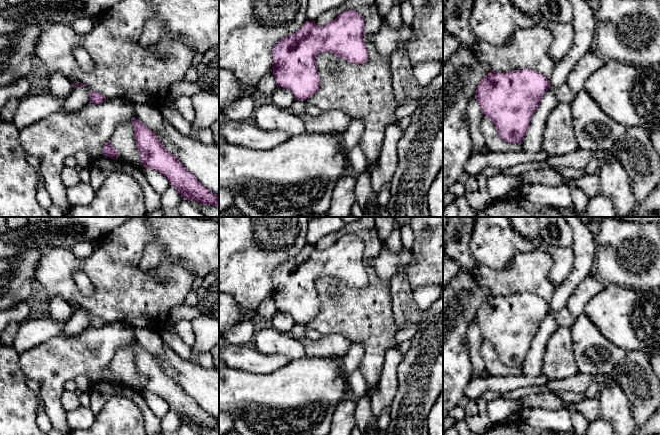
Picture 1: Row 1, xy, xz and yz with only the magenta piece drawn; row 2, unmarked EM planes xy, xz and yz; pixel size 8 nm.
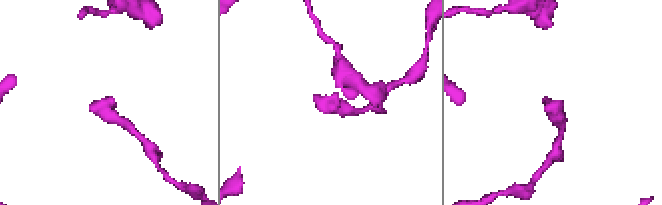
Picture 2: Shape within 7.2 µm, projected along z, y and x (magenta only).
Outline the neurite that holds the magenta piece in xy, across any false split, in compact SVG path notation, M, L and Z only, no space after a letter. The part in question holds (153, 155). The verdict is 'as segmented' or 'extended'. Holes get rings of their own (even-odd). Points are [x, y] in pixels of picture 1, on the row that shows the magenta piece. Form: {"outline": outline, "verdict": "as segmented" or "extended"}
{"outline": "M136 117L131 119L142 168L150 168L164 175L182 198L202 205L219 206L219 195L207 189L160 142L155 132Z", "verdict": "as segmented"}

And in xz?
{"outline": "M346 10L333 21L320 26L315 21L306 21L299 30L282 38L272 50L271 72L276 86L290 90L296 100L307 100L320 87L316 59L320 53L330 52L354 64L363 64L369 58L364 40L364 19L354 10Z", "verdict": "as segmented"}

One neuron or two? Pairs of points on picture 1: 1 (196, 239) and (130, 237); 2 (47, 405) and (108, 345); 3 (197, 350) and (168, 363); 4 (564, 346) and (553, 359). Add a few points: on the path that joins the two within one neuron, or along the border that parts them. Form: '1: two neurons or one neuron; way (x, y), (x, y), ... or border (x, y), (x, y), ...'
1: two neurons; border (150, 227), (154, 239), (145, 247), (141, 257)
2: one neuron; way (52, 386), (84, 354), (89, 353)
3: two neurons; border (189, 359), (197, 364)
4: one neuron; way (561, 349), (556, 356)

